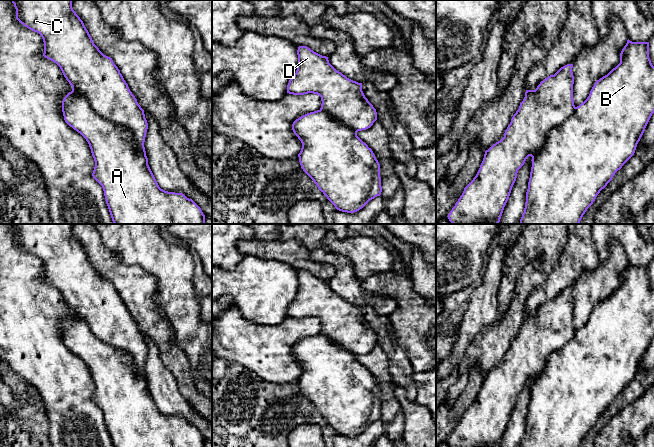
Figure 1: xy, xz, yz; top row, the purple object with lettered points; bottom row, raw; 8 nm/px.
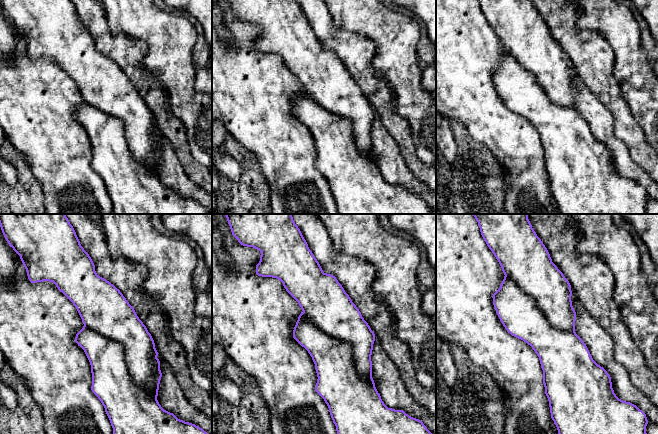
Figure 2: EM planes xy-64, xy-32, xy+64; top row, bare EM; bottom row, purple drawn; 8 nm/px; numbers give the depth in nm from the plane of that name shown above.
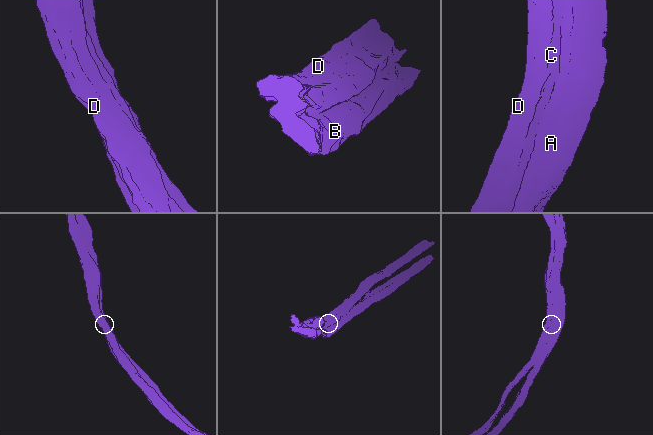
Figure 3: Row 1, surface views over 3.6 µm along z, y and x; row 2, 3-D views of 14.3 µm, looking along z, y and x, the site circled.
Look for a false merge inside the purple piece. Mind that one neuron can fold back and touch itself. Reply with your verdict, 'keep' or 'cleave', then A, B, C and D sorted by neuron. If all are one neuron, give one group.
cleave | A B / C D

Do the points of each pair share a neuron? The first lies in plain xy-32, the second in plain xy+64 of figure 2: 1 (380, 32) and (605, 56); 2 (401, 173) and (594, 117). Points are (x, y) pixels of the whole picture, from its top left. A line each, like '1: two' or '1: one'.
1: two
2: one

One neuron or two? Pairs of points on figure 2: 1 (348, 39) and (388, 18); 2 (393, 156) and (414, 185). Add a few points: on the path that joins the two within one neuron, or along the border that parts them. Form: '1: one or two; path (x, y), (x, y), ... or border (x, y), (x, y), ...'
1: two; border (336, 26), (366, 36), (374, 43), (376, 49)
2: one; path (393, 163), (407, 178)

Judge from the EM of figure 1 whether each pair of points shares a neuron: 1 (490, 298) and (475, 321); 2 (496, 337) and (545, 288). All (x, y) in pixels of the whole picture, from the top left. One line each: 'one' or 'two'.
1: one
2: two

